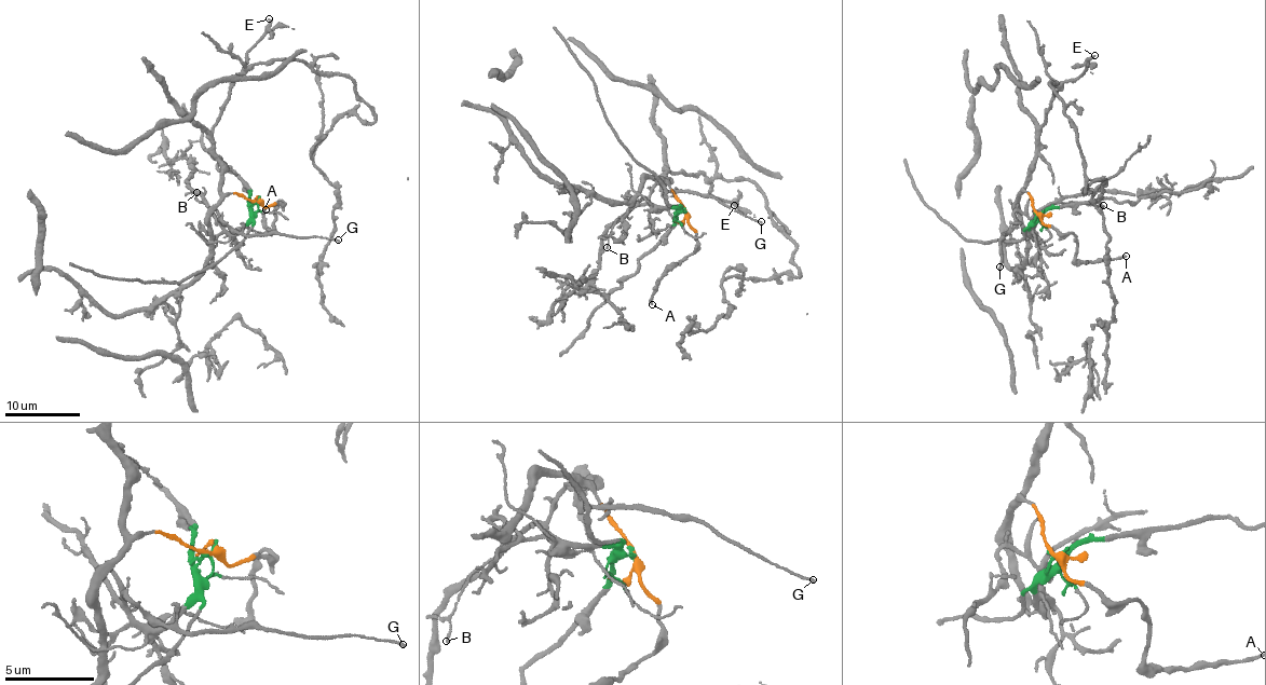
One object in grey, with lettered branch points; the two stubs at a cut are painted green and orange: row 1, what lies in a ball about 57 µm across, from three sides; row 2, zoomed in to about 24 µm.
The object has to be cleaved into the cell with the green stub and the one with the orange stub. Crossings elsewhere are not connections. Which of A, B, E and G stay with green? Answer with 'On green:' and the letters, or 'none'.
On green: B, G

